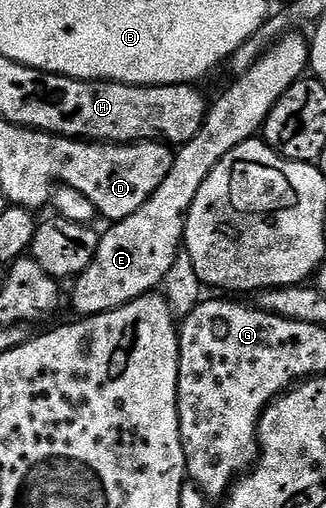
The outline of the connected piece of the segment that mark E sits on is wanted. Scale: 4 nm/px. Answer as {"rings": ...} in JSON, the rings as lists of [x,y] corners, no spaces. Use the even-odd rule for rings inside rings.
{"rings":[[[302,32],[288,33],[267,48],[262,58],[256,60],[252,68],[248,68],[248,72],[237,75],[233,79],[234,83],[215,102],[213,99],[212,105],[206,111],[206,119],[200,132],[196,132],[192,140],[177,147],[174,163],[164,184],[160,184],[160,188],[156,188],[156,192],[152,192],[150,199],[139,210],[132,212],[132,216],[113,223],[109,227],[111,230],[99,237],[96,256],[92,264],[88,264],[85,272],[79,274],[73,283],[73,286],[75,285],[74,306],[79,310],[77,312],[79,315],[89,316],[115,310],[118,306],[128,304],[140,296],[157,291],[163,285],[165,277],[168,276],[168,270],[172,268],[178,252],[183,249],[186,217],[192,208],[192,200],[196,200],[196,192],[200,192],[200,184],[208,180],[212,168],[216,168],[216,164],[220,164],[220,160],[224,160],[224,156],[228,156],[232,148],[244,144],[250,138],[259,137],[272,108],[276,108],[280,96],[284,96],[284,92],[288,92],[288,88],[292,88],[292,84],[296,84],[299,78],[307,73],[309,65],[310,43],[307,35]]]}

